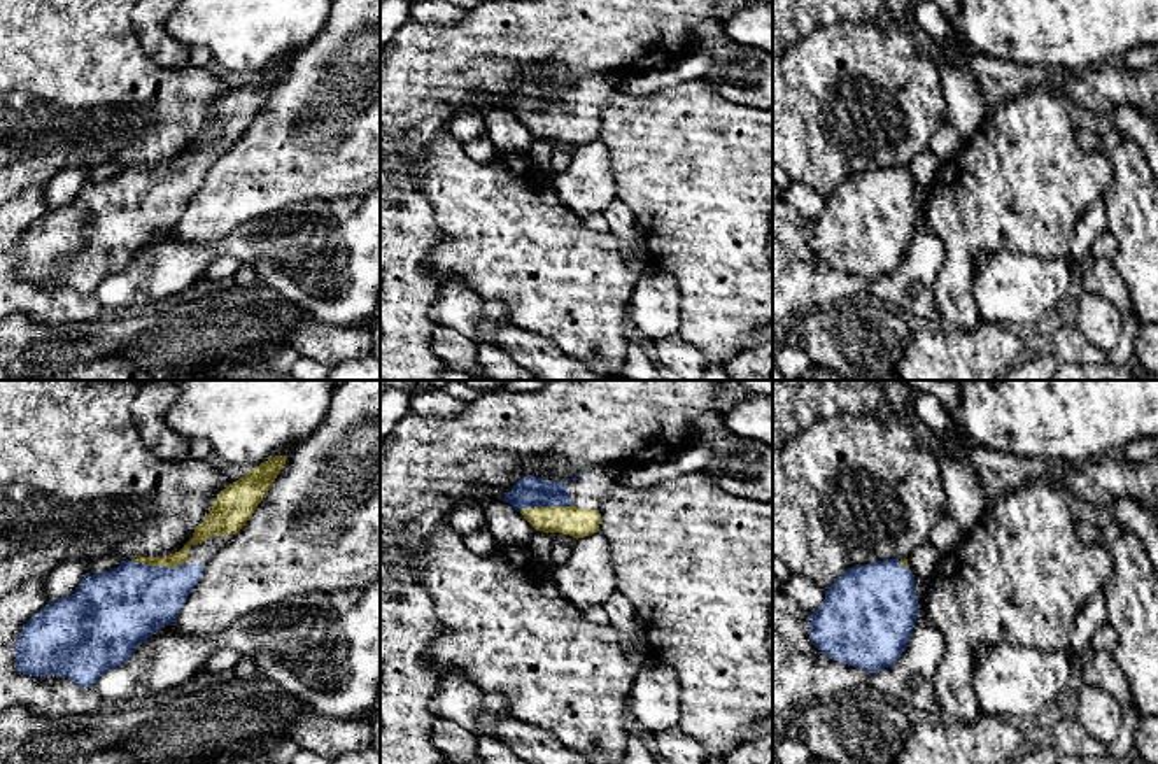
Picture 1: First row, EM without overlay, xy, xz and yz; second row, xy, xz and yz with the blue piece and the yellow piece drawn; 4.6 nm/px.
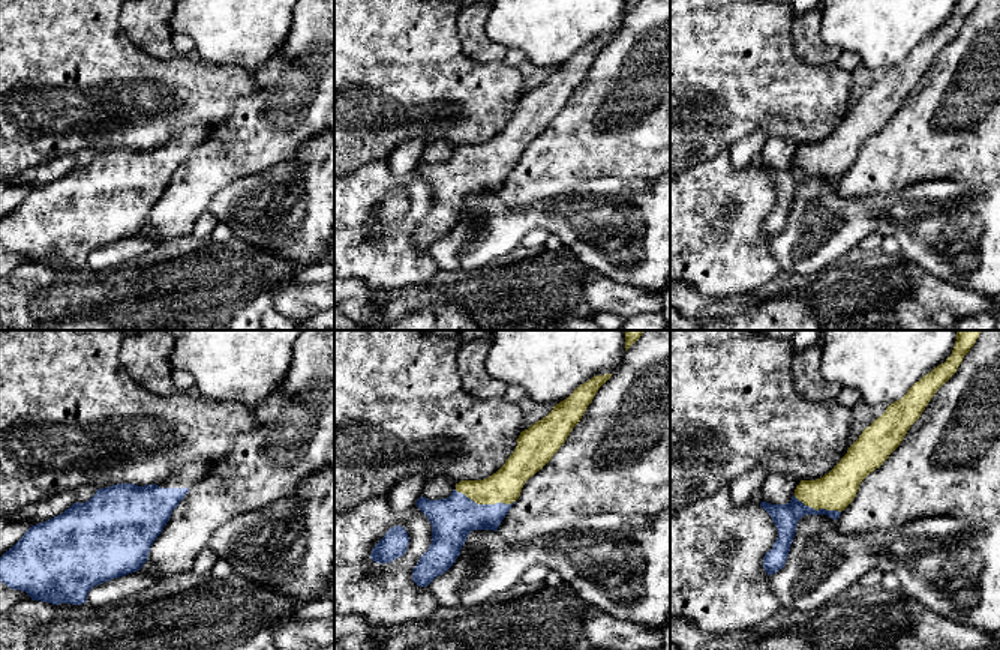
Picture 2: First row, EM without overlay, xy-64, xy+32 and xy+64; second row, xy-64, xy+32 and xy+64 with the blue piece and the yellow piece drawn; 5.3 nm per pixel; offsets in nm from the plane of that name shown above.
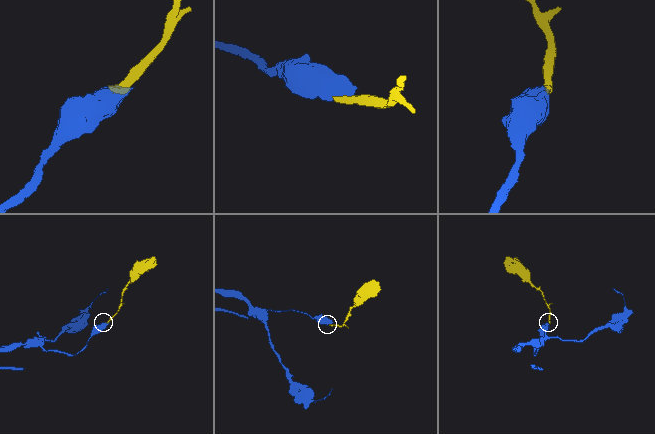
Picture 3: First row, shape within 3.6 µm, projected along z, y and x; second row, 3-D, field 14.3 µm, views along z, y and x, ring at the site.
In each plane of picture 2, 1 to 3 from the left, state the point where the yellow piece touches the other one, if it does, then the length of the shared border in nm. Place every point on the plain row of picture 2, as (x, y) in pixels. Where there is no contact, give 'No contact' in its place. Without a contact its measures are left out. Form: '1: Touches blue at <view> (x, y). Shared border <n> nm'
1: No contact
2: Touches blue at xy+32 (485, 168). Shared border 340 nm
3: Touches blue at xy+64 (819, 173). Shared border 280 nm

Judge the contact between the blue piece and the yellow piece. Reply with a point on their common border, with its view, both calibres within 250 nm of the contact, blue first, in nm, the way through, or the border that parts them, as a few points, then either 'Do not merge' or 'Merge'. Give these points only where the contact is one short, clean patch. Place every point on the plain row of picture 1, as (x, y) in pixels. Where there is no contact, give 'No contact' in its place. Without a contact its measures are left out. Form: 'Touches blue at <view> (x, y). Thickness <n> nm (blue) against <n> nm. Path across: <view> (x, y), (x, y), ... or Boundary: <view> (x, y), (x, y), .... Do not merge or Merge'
Touches blue at xy (160, 174). Thickness 360 nm (blue) against 70 nm. Path across: xy (123, 214), (160, 174), (169, 174), (202, 139). Merge

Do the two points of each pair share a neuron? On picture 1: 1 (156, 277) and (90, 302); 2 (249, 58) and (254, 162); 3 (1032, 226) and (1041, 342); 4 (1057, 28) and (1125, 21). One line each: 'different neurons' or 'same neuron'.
1: different neurons
2: different neurons
3: different neurons
4: same neuron

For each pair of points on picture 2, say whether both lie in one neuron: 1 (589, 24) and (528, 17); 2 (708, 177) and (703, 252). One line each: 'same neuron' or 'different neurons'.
1: same neuron
2: same neuron

